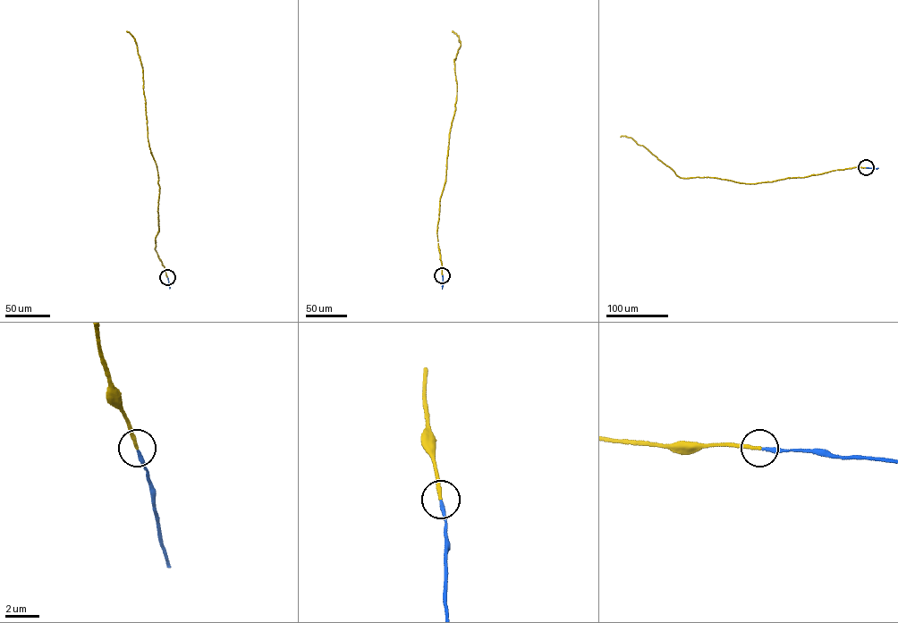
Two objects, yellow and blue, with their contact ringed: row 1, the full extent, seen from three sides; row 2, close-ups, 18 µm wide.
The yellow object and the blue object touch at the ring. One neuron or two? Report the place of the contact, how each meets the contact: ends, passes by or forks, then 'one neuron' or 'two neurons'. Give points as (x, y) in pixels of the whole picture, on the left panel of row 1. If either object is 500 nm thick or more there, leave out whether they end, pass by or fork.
at (167, 277); yellow ends there; blue ends there; one neuron

